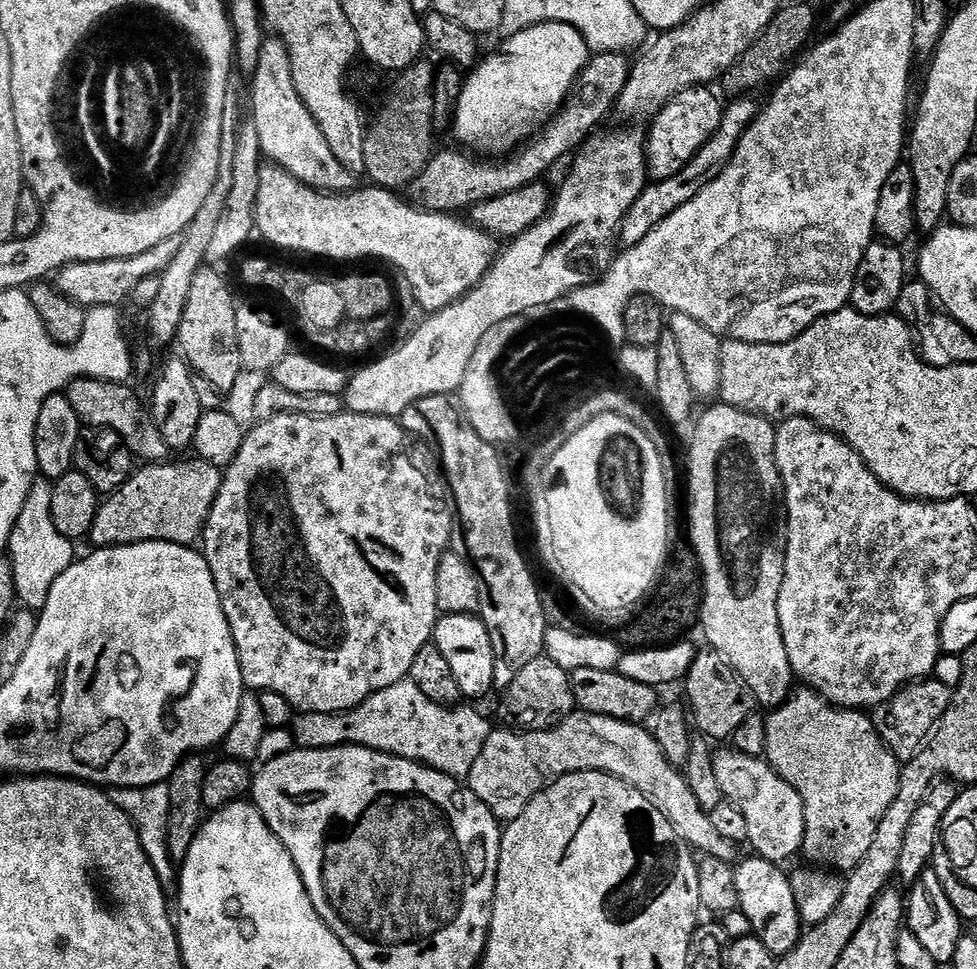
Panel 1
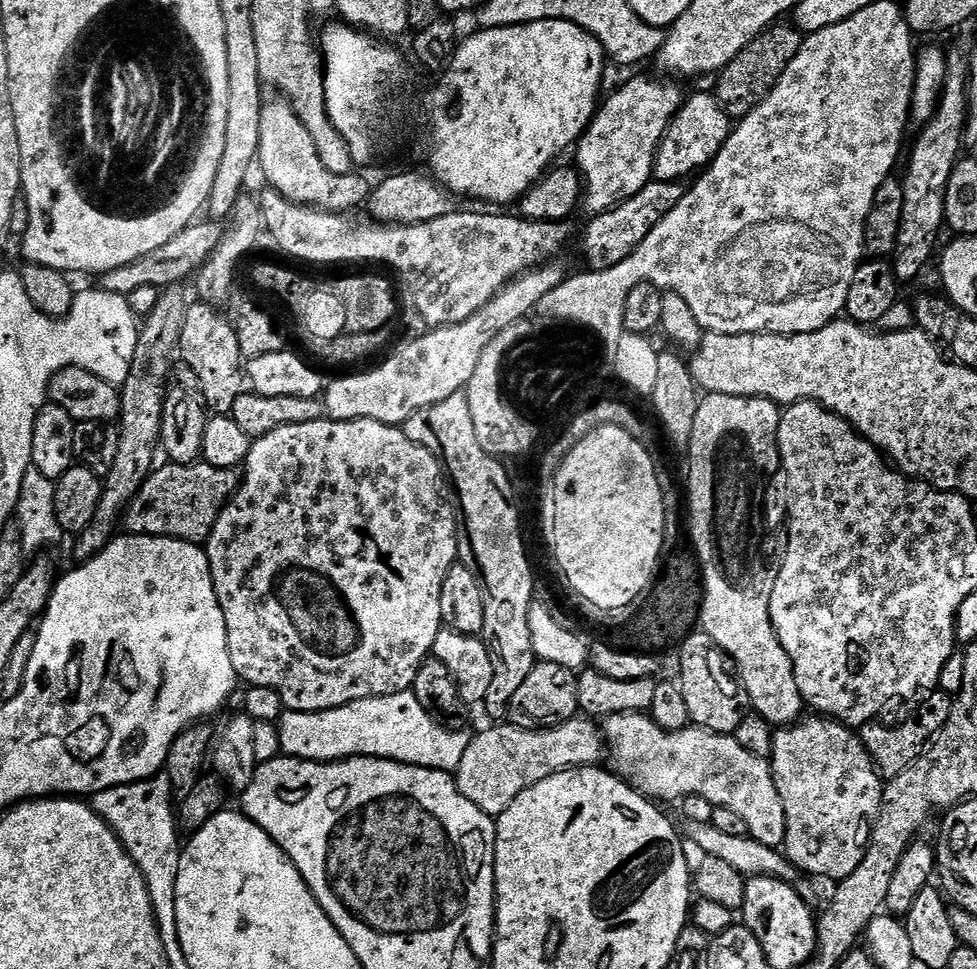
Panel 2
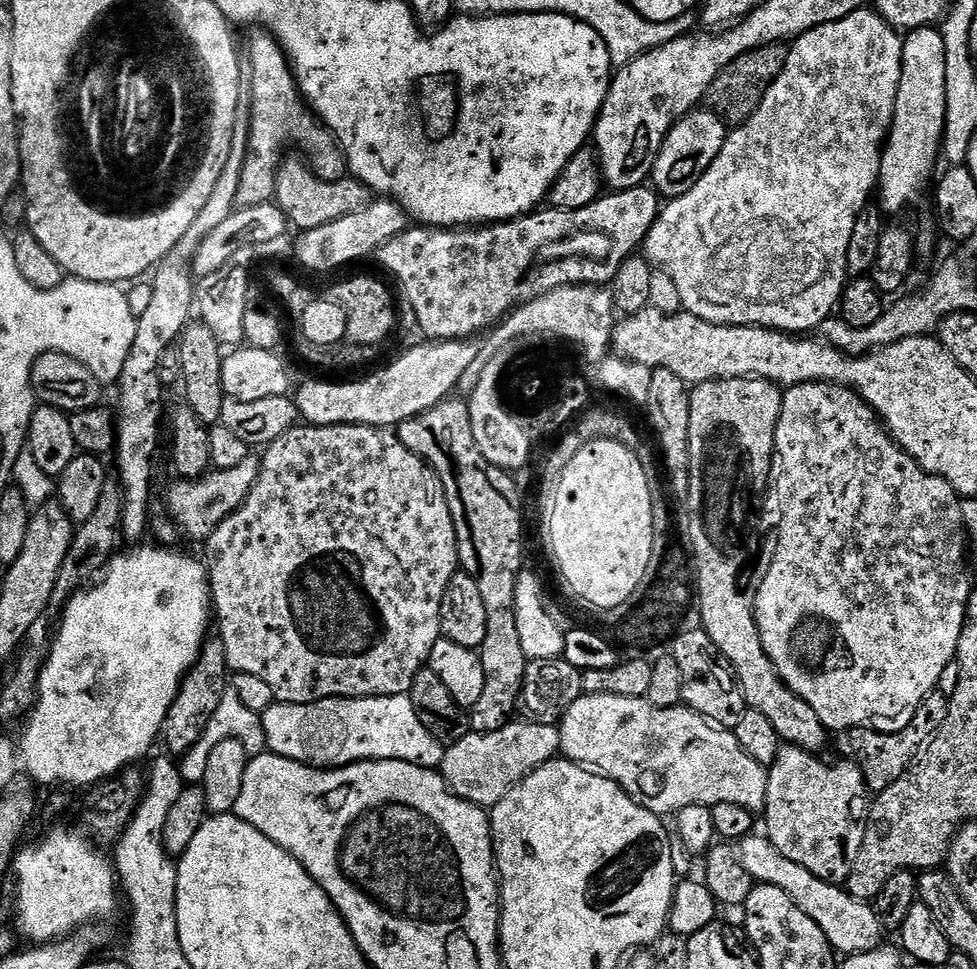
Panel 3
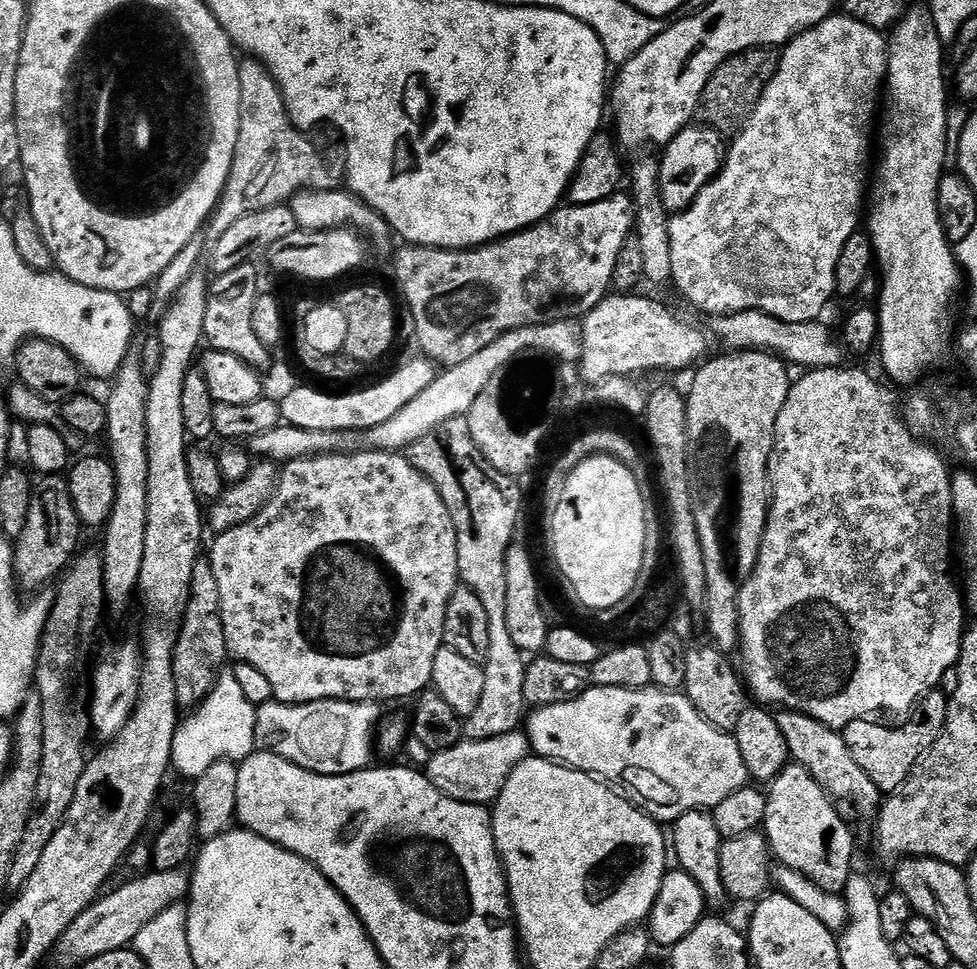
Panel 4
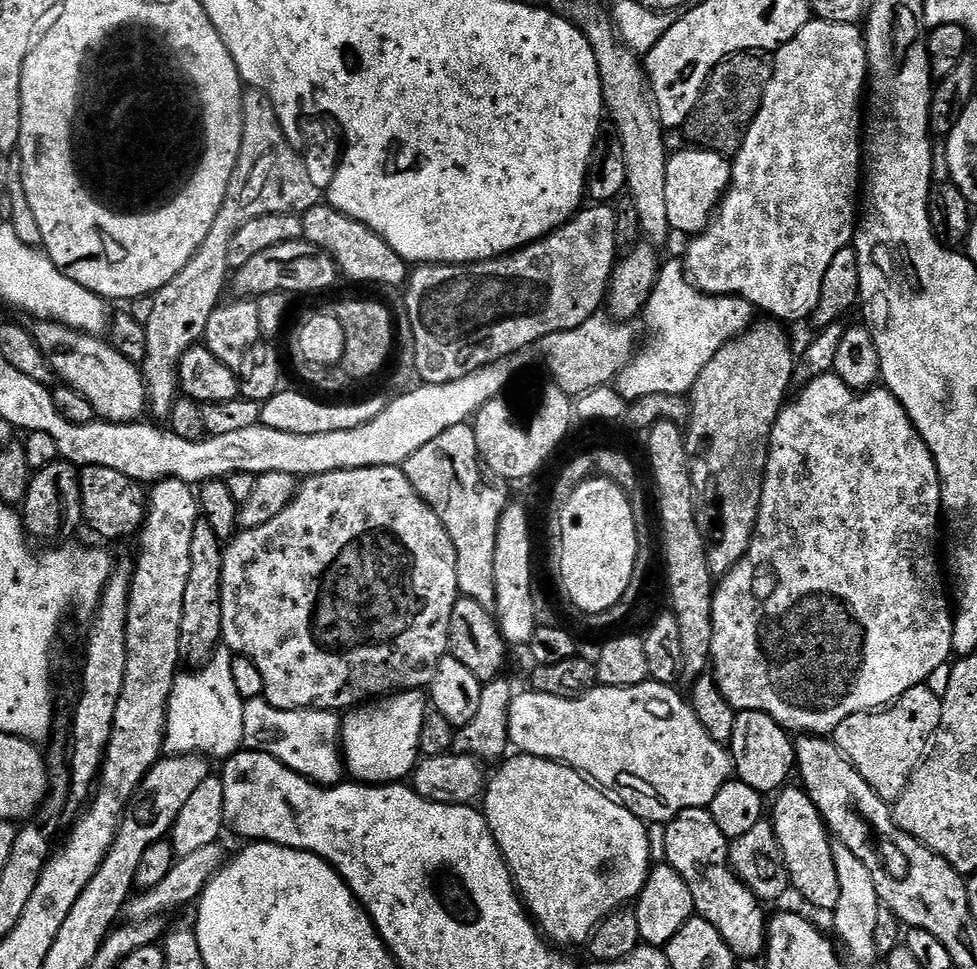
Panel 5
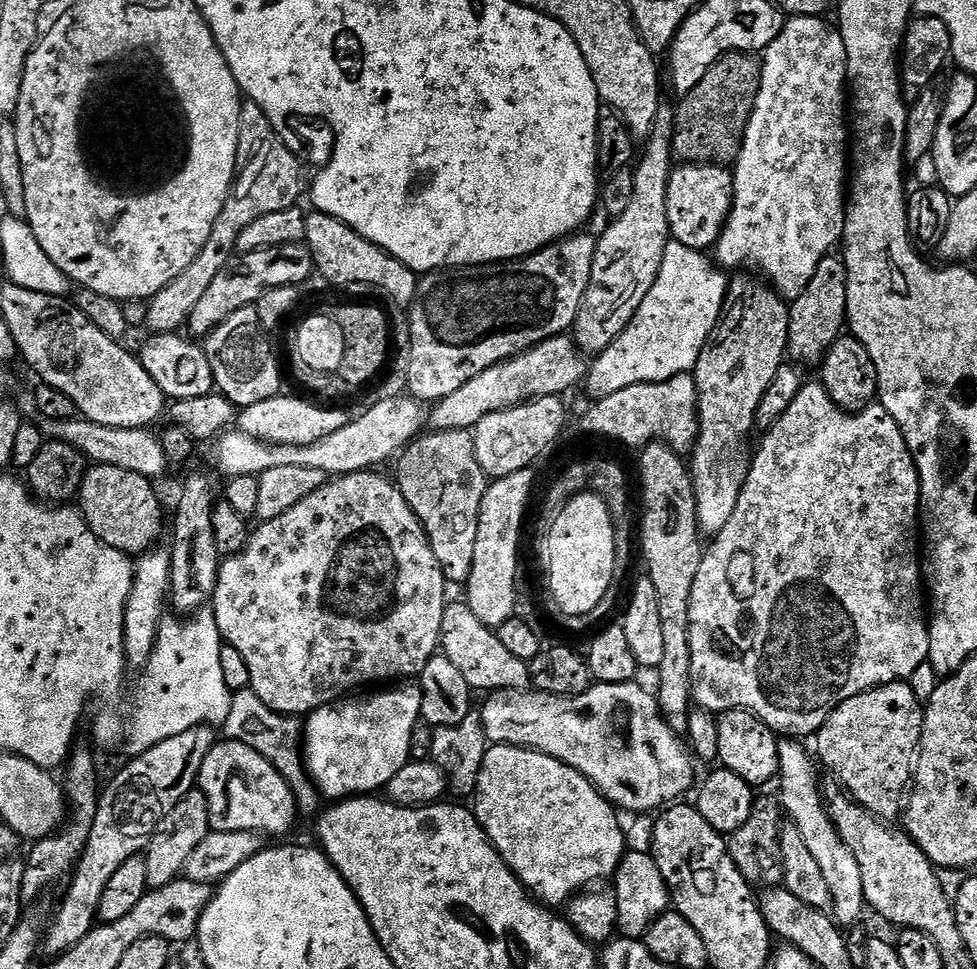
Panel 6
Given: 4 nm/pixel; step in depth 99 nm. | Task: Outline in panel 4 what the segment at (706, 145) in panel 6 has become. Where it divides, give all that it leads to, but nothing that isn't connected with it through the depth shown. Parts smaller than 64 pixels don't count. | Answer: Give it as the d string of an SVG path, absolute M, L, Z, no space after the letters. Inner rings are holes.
M754 48L725 62L708 80L700 99L698 116L709 129L732 138L743 132L748 117L756 111L756 103L764 85L775 76L780 65L780 52L771 48Z

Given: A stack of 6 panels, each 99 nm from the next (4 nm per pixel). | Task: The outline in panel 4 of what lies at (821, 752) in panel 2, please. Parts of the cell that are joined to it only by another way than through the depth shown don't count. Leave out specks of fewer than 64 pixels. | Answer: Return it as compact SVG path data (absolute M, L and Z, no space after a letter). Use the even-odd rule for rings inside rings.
M792 762L776 775L771 781L766 795L766 818L762 825L762 831L768 838L768 847L775 859L781 865L798 874L802 874L810 882L814 882L822 890L843 893L848 880L854 874L852 868L852 832L844 825L840 812L832 798L825 794L818 782L803 768L801 764Z

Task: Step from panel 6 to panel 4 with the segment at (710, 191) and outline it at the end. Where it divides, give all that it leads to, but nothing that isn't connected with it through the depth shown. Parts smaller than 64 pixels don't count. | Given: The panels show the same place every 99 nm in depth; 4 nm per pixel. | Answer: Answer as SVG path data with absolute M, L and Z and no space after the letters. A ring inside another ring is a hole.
M689 126L680 131L663 149L664 157L659 157L660 193L662 202L669 213L679 214L696 200L696 195L713 178L719 176L726 159L726 144L721 133L707 127Z

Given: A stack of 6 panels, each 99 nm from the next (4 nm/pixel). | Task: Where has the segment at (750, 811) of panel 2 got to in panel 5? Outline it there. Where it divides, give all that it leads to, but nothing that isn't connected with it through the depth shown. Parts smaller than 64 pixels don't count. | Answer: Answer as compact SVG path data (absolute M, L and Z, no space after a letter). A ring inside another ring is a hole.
M649 678L629 688L597 686L577 700L554 698L552 694L531 690L517 691L510 702L508 739L517 753L556 760L575 768L619 800L639 820L667 822L687 808L711 806L718 790L722 790L734 772L729 749L705 730L693 714L691 703L685 697L683 700L676 690Z

